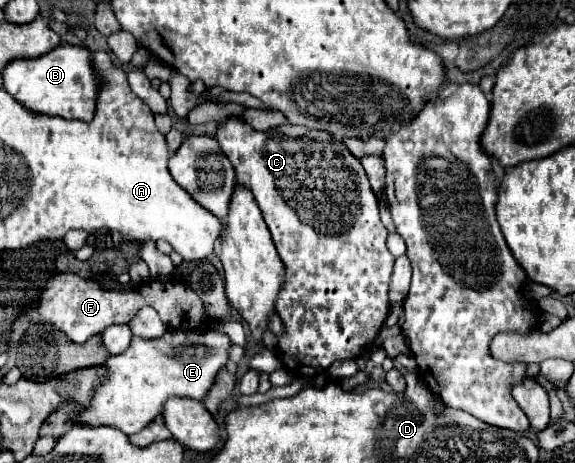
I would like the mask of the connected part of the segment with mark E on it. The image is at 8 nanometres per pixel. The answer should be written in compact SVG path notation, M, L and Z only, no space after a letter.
M178 329L178 331L168 331L168 335L162 337L162 339L132 337L126 353L112 355L106 361L106 377L104 377L102 385L94 387L92 401L90 401L88 407L76 407L74 409L76 411L74 421L78 425L90 425L90 427L98 427L98 425L114 427L114 429L120 429L126 435L138 433L156 415L160 415L162 405L168 397L178 395L178 397L188 397L188 399L202 401L206 391L212 387L212 383L216 379L216 373L228 361L228 345L230 345L230 339L226 335L220 335L220 333L214 333L214 331L208 331L206 335L198 335L194 331Z

